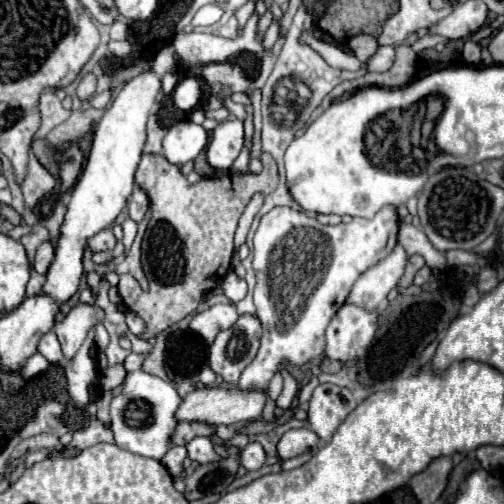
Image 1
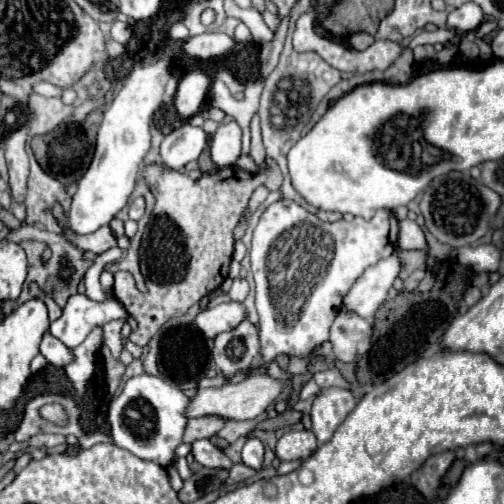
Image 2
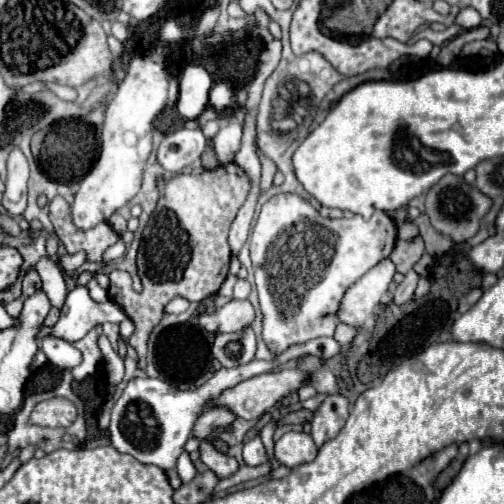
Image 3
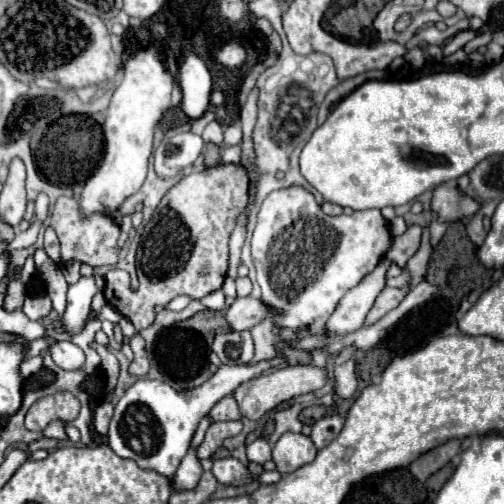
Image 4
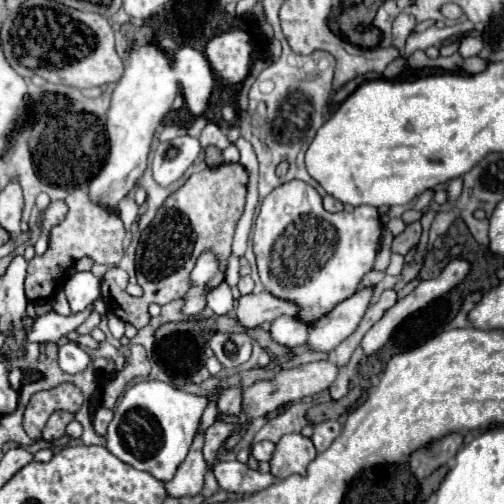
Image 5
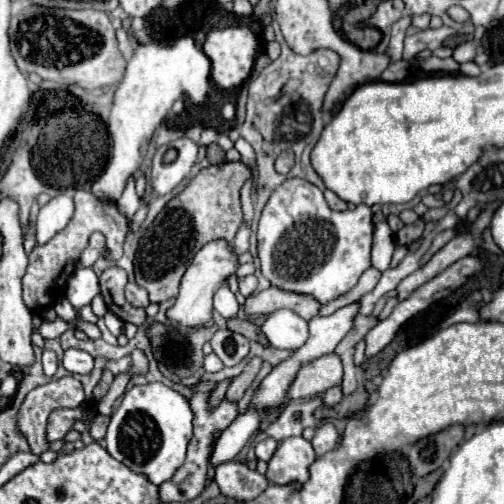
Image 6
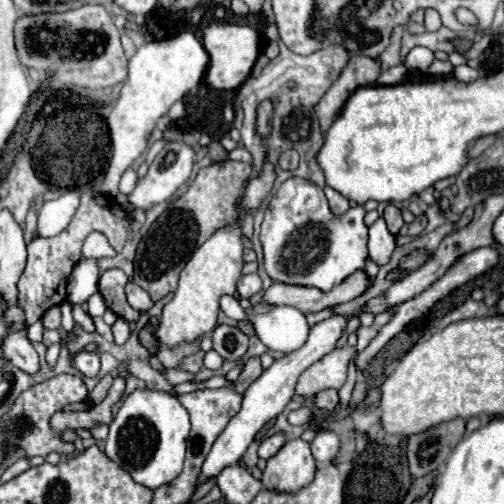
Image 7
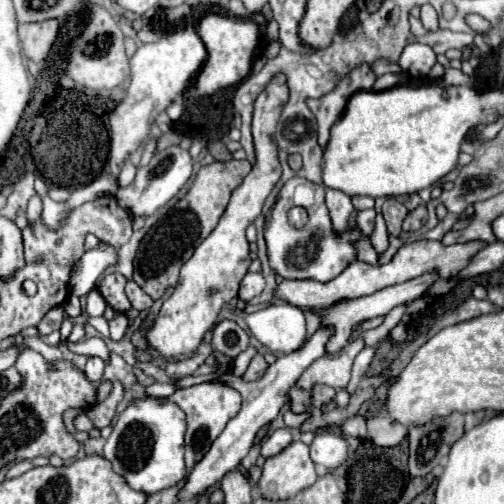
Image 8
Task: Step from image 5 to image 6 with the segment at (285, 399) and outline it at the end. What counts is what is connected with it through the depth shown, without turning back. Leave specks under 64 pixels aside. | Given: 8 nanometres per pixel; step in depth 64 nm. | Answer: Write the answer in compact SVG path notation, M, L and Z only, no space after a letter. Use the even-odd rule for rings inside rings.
M336 352L322 356L312 364L300 368L292 388L288 390L288 398L296 400L296 398L312 398L324 394L328 388L342 384L342 376L344 370L340 356Z

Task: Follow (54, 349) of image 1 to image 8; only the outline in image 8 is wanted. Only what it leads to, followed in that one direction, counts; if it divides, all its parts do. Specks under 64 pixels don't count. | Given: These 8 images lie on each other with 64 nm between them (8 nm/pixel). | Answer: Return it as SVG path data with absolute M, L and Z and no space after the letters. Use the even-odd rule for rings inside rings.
M88 358L86 366L84 366L84 374L88 376L90 382L100 382L100 378L104 374L104 360L102 358Z

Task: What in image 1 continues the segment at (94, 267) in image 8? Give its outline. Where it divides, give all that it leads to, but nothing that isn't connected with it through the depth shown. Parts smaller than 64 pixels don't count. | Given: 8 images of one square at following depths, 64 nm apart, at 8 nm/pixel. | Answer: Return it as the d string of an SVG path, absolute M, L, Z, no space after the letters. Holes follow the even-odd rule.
M78 302L70 312L64 316L62 322L54 324L54 332L62 344L64 356L70 360L76 350L82 346L86 334L90 328L94 328L98 322L104 320L104 310L96 304Z

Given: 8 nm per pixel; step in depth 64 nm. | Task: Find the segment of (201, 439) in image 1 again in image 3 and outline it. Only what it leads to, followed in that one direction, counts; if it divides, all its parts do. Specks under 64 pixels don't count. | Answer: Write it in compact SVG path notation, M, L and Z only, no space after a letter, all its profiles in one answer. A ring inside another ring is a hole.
M202 442L200 444L200 458L202 458L202 462L222 480L222 478L228 478L228 476L232 476L236 470L238 470L238 462L236 462L236 458L232 458L232 456L226 456L226 454L220 454L210 442Z

